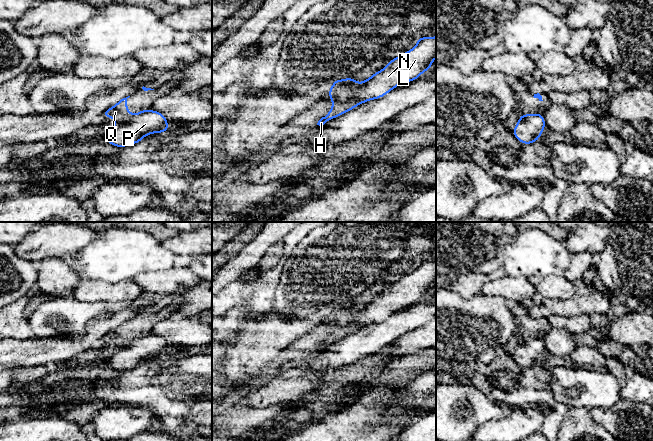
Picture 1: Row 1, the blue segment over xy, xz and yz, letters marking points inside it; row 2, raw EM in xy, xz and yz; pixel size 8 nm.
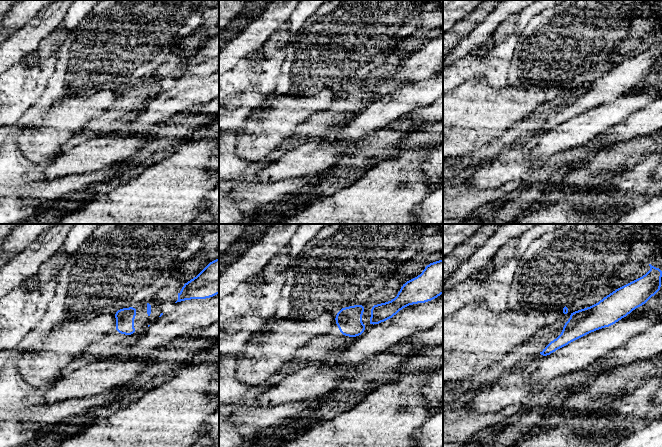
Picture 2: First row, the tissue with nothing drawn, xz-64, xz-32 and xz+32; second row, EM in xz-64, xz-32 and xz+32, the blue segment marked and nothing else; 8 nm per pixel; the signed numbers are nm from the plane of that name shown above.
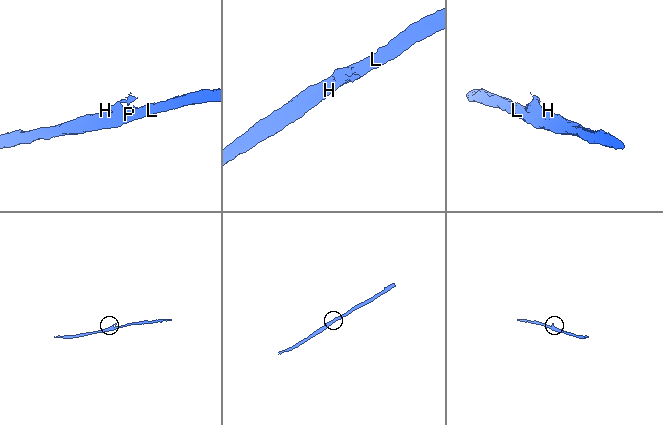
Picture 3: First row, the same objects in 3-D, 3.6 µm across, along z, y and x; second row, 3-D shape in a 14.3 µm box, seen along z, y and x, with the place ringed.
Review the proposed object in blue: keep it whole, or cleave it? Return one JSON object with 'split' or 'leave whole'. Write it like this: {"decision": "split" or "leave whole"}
{"decision": "split"}

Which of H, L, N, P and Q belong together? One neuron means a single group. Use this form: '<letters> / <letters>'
H L N P / Q

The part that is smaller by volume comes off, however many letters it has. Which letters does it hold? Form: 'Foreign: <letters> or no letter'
Foreign: Q

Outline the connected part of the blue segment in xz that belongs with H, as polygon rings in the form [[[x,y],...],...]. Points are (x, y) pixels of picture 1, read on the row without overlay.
[[[436,260],[419,261],[415,271],[406,275],[390,286],[380,295],[363,305],[363,312],[347,328],[331,333],[322,341],[317,349],[337,342],[354,333],[357,329],[369,324],[379,323],[387,319],[397,310],[419,303],[420,299],[432,292],[432,285],[436,282]]]

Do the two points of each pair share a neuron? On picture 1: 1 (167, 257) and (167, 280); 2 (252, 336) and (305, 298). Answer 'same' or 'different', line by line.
1: different
2: different

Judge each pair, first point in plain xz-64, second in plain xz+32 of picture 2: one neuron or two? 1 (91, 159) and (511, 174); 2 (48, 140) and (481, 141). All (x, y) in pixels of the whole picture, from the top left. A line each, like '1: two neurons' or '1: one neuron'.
1: one neuron
2: one neuron

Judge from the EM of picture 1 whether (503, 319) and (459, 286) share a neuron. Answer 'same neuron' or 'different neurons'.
different neurons

